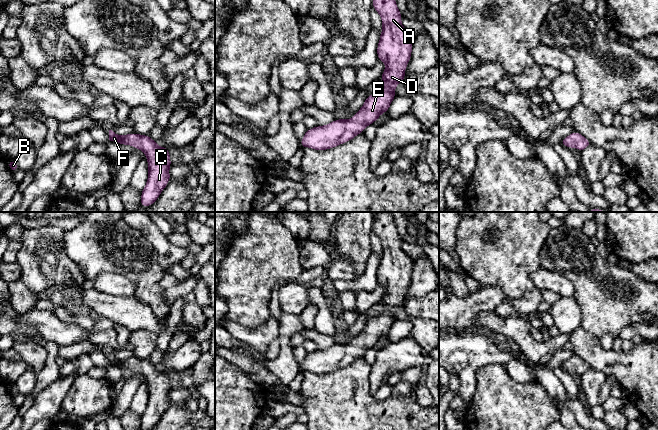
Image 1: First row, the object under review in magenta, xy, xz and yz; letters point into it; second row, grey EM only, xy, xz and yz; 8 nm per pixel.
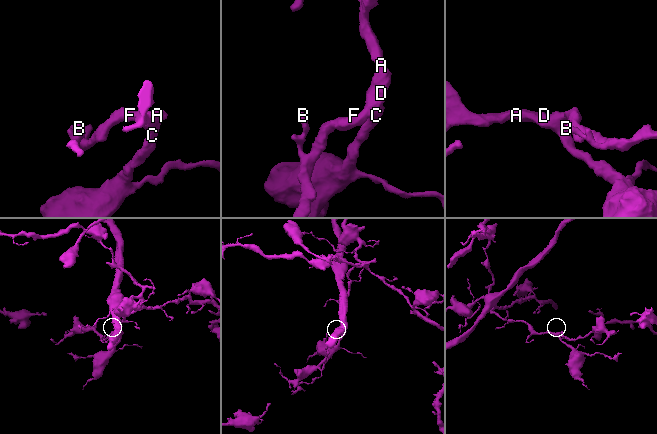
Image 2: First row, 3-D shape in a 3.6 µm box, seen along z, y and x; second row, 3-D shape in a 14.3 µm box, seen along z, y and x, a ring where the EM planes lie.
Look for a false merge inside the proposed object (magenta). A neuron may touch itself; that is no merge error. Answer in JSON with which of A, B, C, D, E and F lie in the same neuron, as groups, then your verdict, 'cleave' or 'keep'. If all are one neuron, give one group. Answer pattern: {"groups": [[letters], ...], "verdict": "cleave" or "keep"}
{"groups": [["A", "B", "C", "D", "E", "F"]], "verdict": "keep"}

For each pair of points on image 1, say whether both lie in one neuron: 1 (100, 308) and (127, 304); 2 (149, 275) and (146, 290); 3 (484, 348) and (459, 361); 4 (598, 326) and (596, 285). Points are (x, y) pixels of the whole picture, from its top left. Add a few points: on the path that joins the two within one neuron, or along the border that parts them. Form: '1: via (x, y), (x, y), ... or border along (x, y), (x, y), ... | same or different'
1: via (107, 307), (120, 307) | same
2: via (147, 279), (147, 286) | same
3: via (478, 350), (470, 350), (465, 355) | same
4: via (598, 316), (598, 295) | same

